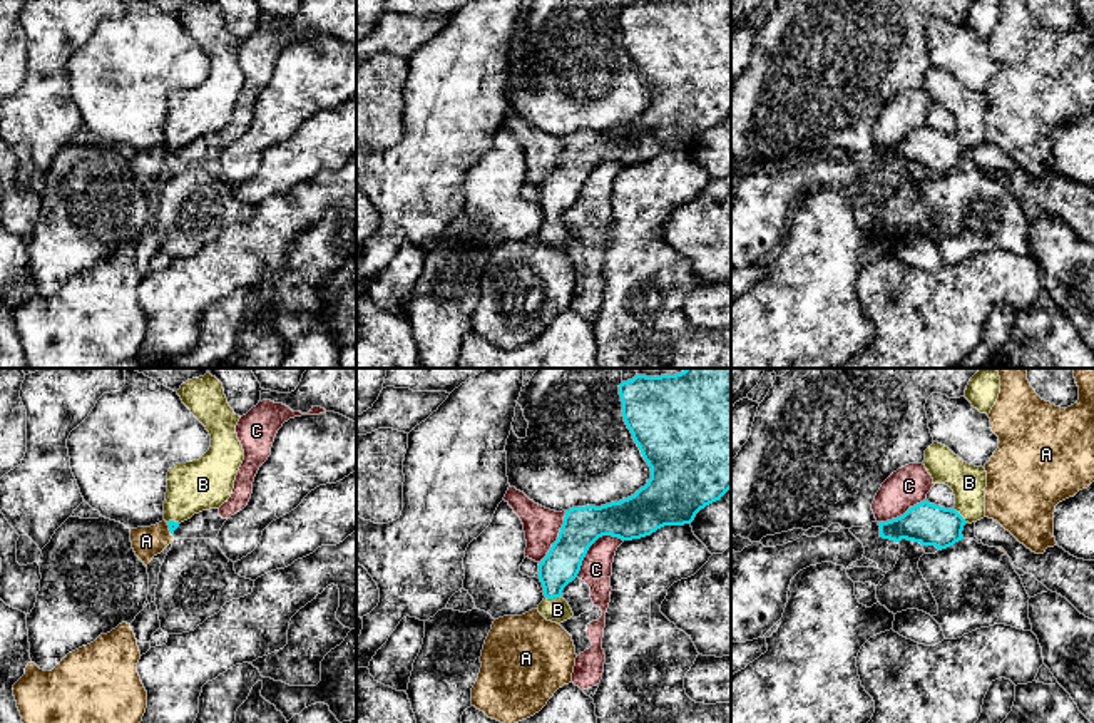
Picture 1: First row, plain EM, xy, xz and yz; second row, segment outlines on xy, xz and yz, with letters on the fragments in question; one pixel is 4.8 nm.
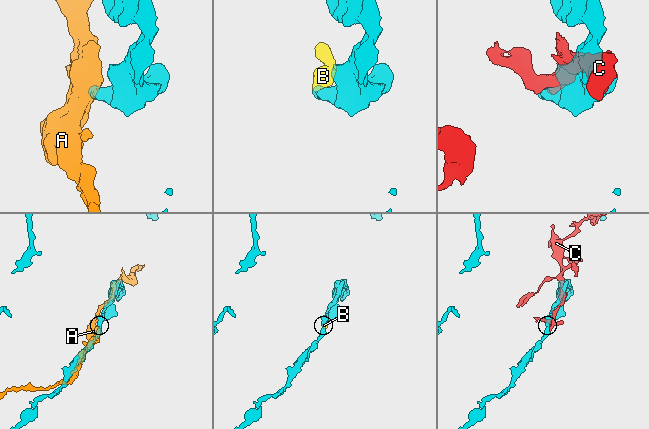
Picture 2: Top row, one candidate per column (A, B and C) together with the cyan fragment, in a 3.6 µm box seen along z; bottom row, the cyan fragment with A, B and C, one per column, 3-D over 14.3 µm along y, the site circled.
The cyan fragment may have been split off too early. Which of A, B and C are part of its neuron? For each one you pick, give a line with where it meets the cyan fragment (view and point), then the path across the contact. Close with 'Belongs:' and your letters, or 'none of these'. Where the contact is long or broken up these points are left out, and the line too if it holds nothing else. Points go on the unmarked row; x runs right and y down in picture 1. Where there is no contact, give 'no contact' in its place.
B: meets cyan in xz at (552, 223); runs through xz (562, 188), (554, 198), (552, 223), (557, 235)
Belongs: B

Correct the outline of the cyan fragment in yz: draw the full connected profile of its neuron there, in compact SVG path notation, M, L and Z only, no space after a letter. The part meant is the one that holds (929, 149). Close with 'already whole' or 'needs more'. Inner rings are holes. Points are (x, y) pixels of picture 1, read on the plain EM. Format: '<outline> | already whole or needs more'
M938 67L925 75L923 90L933 109L945 109L953 115L955 132L945 134L923 126L897 144L878 147L880 162L895 167L907 164L942 176L964 164L967 147L985 142L987 97L964 87Z | needs more

